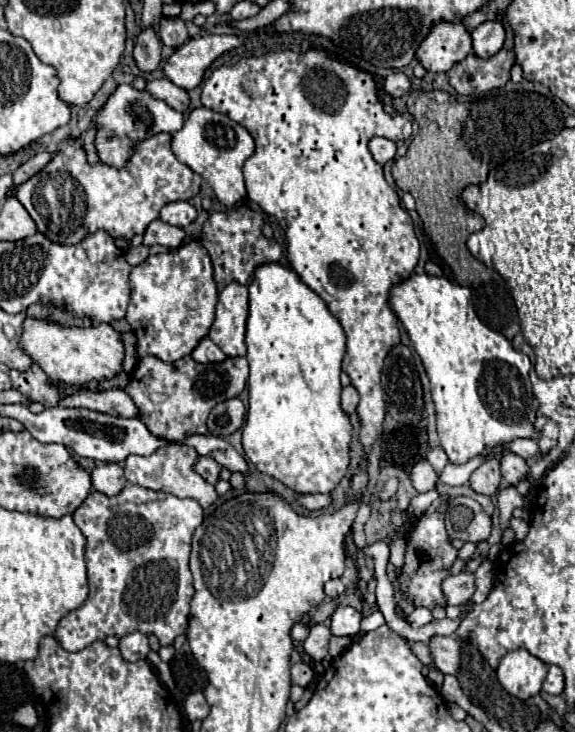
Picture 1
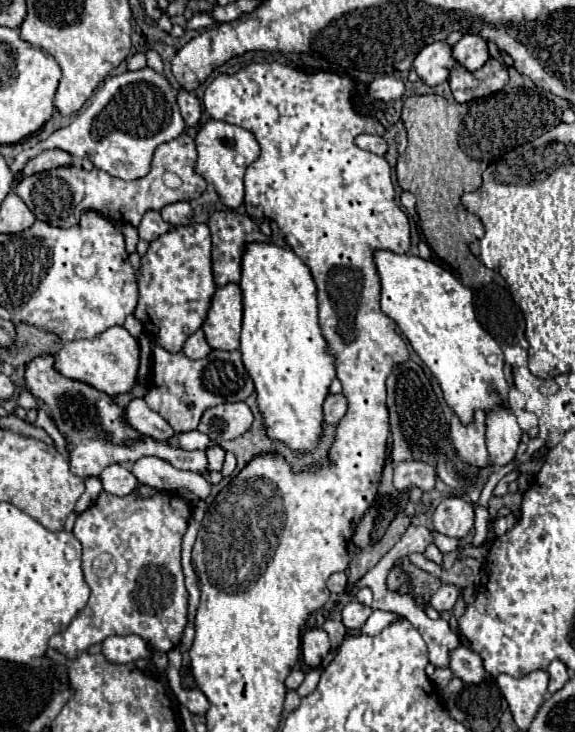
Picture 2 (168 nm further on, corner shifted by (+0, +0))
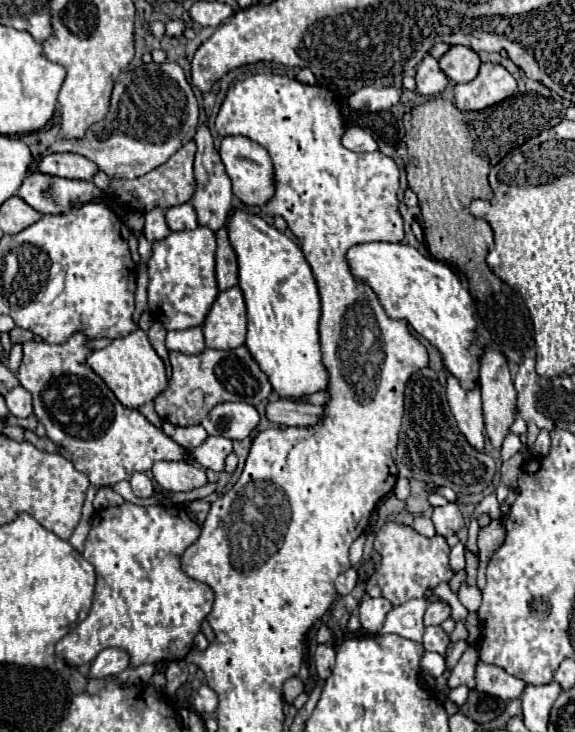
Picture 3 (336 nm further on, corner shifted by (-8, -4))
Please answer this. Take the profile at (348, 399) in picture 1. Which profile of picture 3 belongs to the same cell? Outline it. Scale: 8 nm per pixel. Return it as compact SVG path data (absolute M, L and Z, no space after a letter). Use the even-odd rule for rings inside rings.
M287 399L271 401L265 409L267 419L285 427L315 427L325 419L325 405L295 403Z

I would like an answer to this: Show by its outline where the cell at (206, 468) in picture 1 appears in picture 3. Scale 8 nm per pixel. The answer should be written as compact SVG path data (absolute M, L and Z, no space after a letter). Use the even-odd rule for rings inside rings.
M73 335L73 339L61 345L27 341L17 371L19 383L33 395L33 409L45 425L47 437L71 453L75 469L87 475L91 485L99 489L129 479L135 471L149 471L157 461L195 463L185 447L169 439L137 409L129 409L117 401L103 379L85 365L91 353L85 343L85 335Z

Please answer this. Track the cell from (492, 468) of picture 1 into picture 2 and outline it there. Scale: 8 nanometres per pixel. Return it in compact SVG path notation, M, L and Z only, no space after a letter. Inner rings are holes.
M475 411L473 421L469 425L463 425L457 415L451 419L451 439L457 449L457 453L463 457L463 461L485 467L489 463L489 453L485 447L485 413Z

